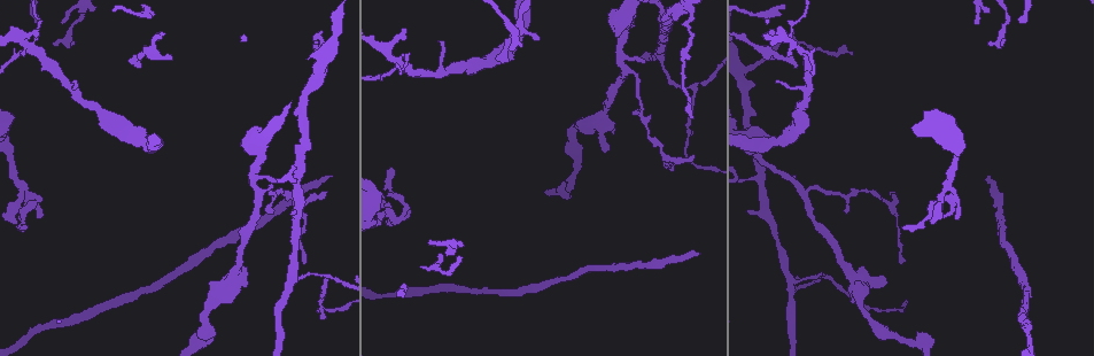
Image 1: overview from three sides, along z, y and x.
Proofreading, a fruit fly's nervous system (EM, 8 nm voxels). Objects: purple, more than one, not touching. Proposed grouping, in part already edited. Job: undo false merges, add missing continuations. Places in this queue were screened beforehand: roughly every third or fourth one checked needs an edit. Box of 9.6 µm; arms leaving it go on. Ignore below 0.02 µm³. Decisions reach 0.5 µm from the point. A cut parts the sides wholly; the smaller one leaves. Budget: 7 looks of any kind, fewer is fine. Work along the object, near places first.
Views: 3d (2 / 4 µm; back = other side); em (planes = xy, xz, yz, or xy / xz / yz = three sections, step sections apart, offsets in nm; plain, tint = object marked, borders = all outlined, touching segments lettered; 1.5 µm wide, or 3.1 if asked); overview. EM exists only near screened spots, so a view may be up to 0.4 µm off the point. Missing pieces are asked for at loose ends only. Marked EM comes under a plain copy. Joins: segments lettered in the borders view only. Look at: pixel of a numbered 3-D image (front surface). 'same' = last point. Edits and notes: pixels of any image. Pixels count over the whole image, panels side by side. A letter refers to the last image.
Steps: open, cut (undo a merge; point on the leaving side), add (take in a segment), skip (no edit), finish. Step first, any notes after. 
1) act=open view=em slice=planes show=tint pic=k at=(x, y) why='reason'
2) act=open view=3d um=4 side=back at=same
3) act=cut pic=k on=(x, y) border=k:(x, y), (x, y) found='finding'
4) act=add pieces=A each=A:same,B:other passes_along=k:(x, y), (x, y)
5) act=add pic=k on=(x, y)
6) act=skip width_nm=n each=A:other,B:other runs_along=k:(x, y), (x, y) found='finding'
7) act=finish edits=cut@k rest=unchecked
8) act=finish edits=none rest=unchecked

act=open view=3d um=2 pic=1 at=(399, 64) why='looks like a crossing'

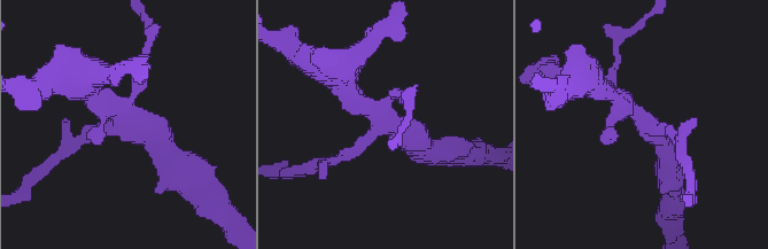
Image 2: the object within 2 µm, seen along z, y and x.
act=open view=em slice=yz step=4 show=tint pic=2 at=(379, 121)

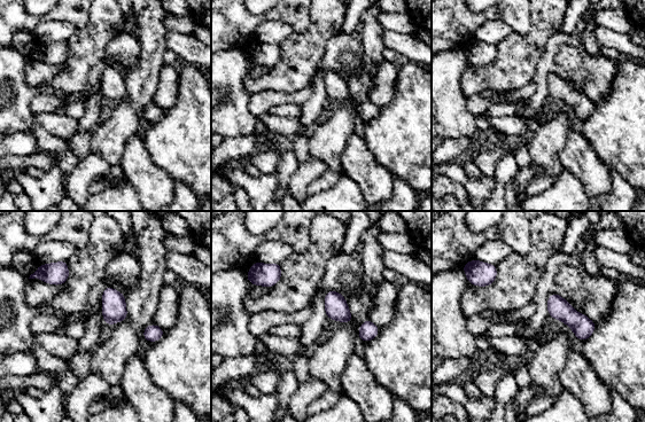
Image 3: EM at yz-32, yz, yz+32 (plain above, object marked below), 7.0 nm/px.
act=open view=em slice=yz step=4 show=borders at=same

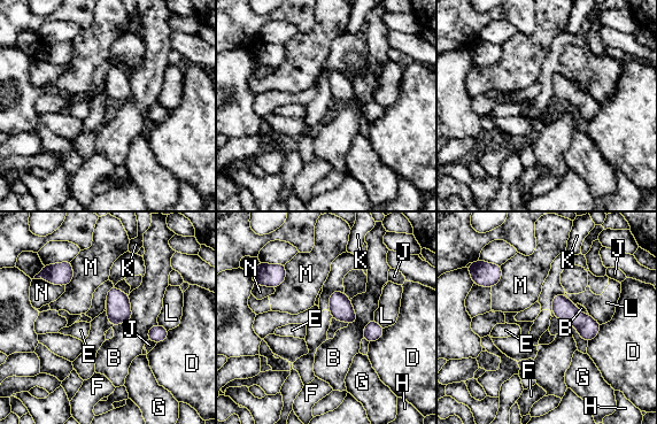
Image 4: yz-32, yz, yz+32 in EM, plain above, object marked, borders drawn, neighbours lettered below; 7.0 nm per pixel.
act=skip each=B:other,D:other,E:other,F:other,G:other,H:other,J:other,K:other,L:other,M:other,N:other border=4:(129, 295), (131, 317), (113, 326) found='one cell here'

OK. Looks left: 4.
act=open view=3d um=2 pic=1 at=(539, 40) why='thin end'

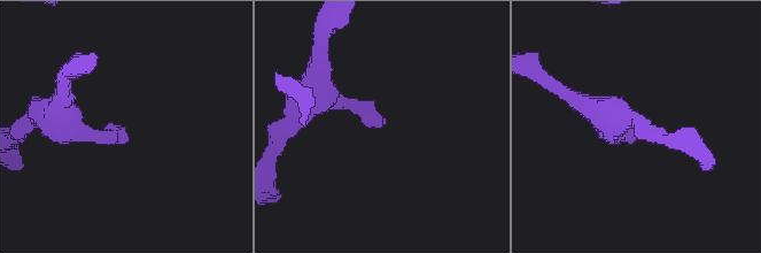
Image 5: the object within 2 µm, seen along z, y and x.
act=open view=em um=3.1 slice=xz step=16 show=borders pic=5 at=(125, 143)

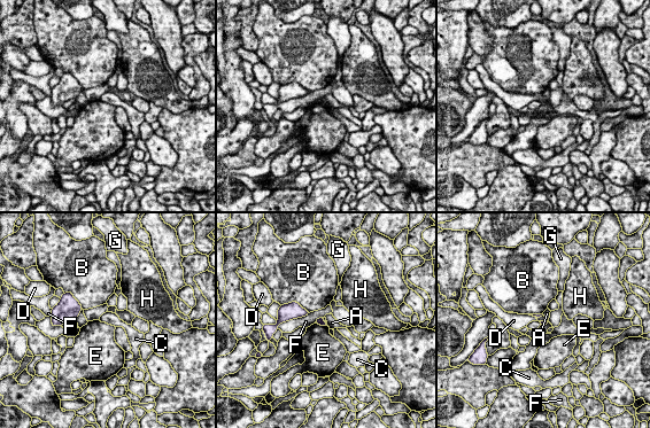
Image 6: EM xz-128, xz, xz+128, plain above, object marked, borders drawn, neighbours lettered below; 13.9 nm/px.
act=open view=em um=3.1 slice=yz step=8 show=borders at=same why='another direction'

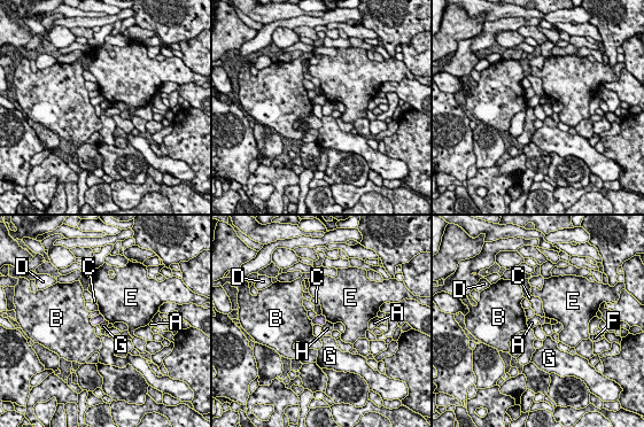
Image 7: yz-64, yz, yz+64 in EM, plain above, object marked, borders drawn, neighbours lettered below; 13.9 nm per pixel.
act=skip width_nm=90 each=A:other,B:other,C:other,D:other,E:other,F:other,G:other,H:other border=7:(326, 320), (323, 326) found='no lettered segment goes on from it'

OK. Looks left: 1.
act=finish edits=none rest=unchecked

